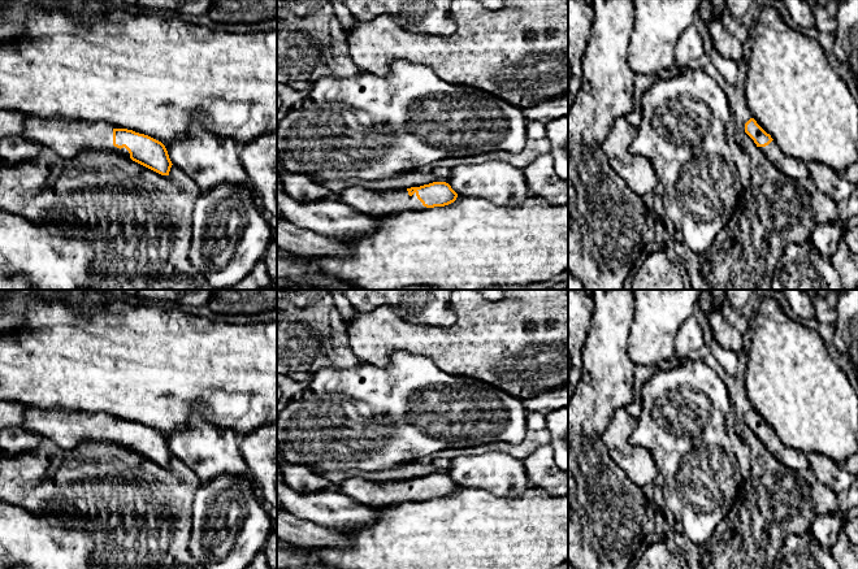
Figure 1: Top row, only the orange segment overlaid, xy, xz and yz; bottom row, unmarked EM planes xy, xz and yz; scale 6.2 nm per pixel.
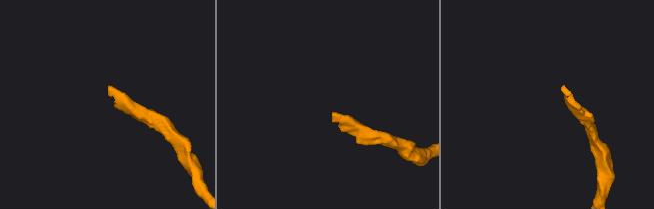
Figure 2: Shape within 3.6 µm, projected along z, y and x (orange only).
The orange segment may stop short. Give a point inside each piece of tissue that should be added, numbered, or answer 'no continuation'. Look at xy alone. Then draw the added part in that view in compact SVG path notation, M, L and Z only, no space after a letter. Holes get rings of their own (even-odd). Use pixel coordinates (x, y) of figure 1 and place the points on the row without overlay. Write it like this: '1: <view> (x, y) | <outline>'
1: xy (68, 429) | M23 407L25 425L39 438L52 439L61 449L70 451L84 440L116 443L130 449L129 442L113 436L113 417L61 408L39 409Z

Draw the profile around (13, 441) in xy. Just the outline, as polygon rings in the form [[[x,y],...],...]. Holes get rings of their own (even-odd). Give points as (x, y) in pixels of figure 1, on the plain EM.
[[[9,427],[0,431],[0,453],[18,455],[36,451],[40,438],[29,429]]]

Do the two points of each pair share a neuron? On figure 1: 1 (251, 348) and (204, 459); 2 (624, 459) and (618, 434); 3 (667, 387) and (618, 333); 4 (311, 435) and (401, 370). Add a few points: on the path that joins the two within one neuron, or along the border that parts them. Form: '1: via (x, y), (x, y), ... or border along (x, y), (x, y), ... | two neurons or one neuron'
1: border along (187, 428), (199, 417), (238, 437) | two neurons
2: via (623, 452), (618, 441) | one neuron
3: border along (632, 315), (628, 355), (637, 365) | two neurons
4: via (325, 411), (350, 386), (376, 385) | one neuron

